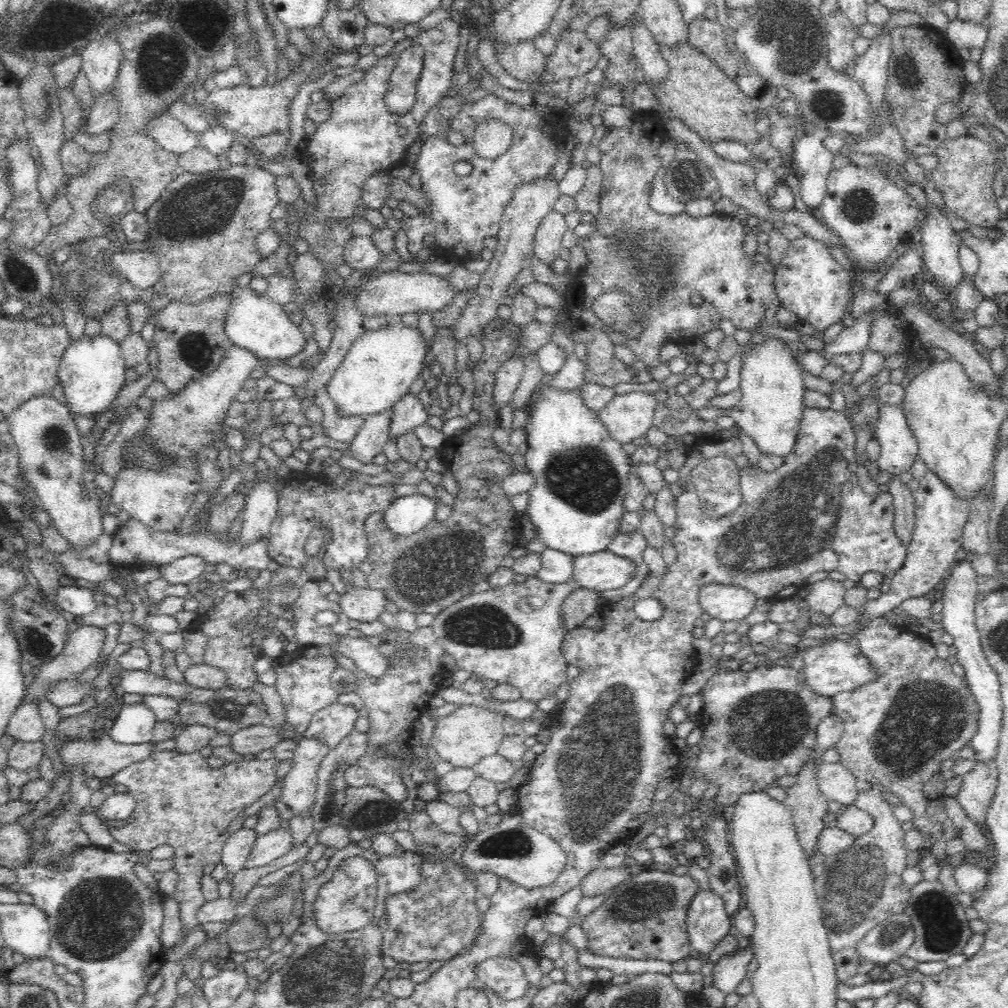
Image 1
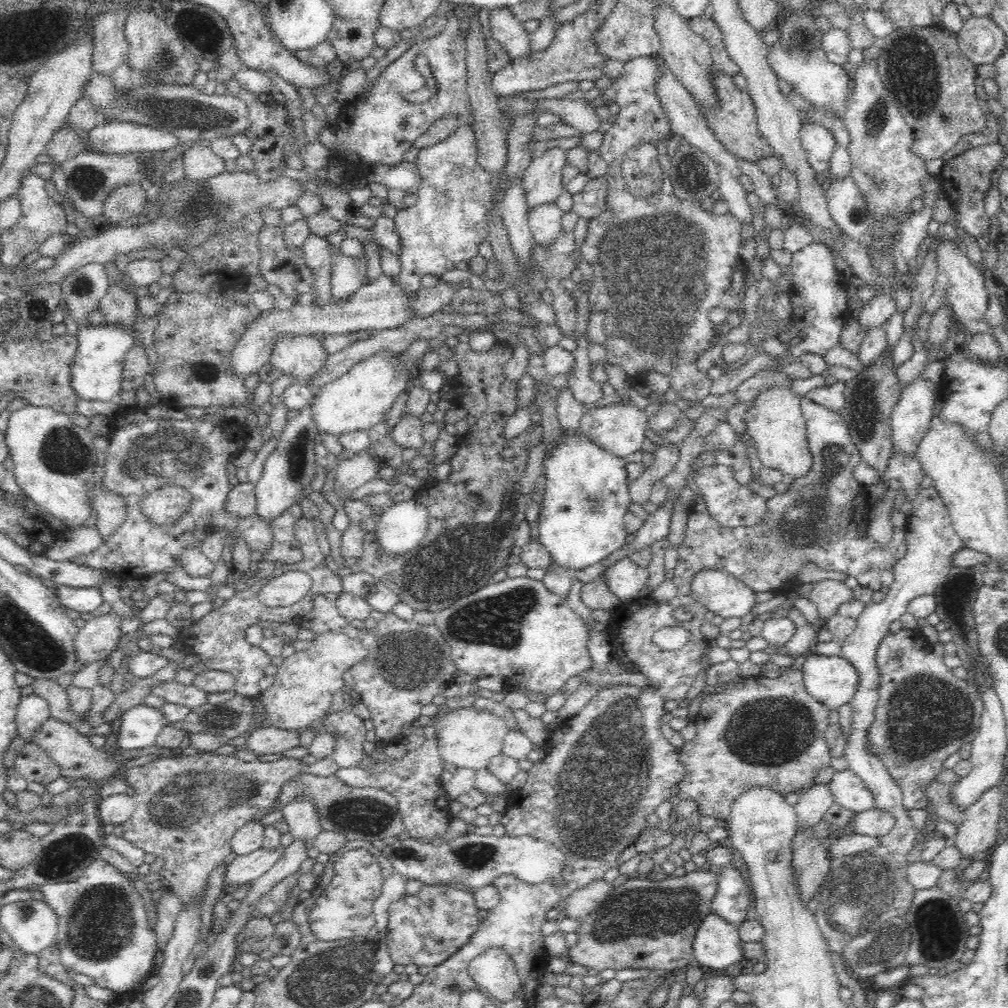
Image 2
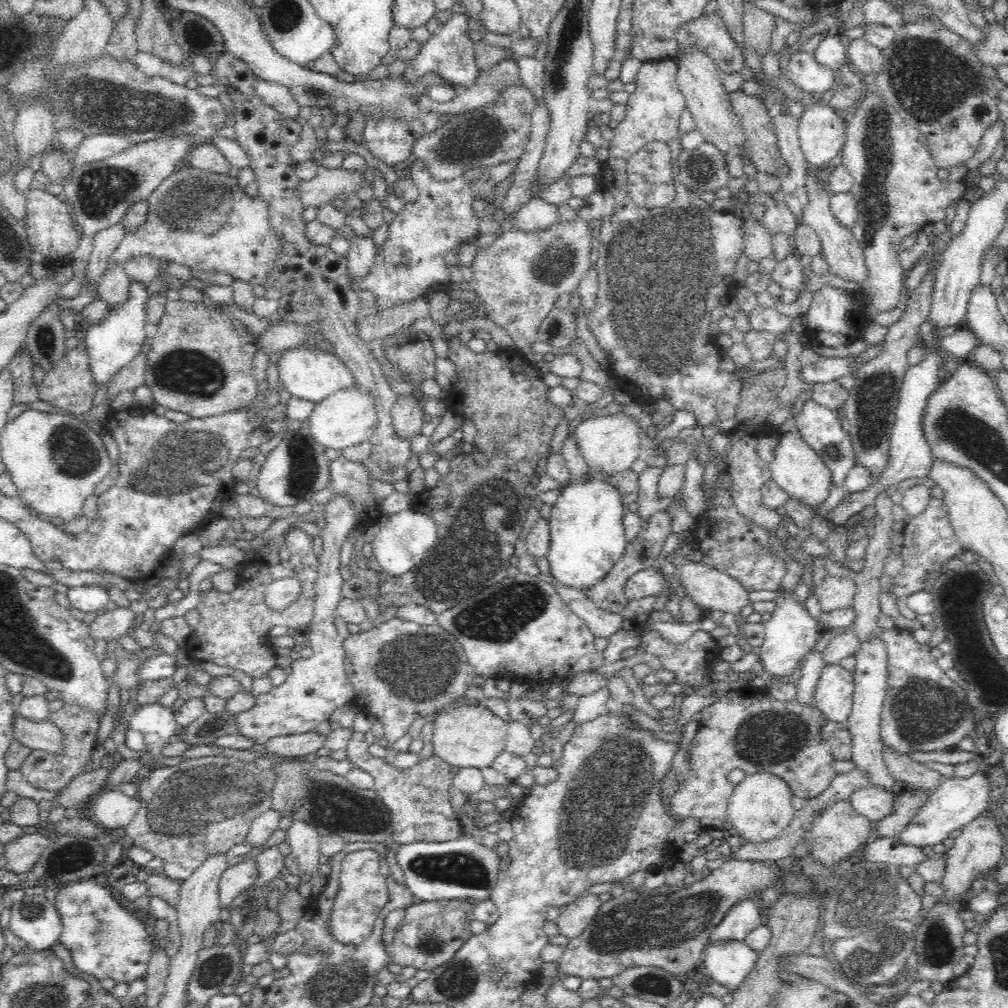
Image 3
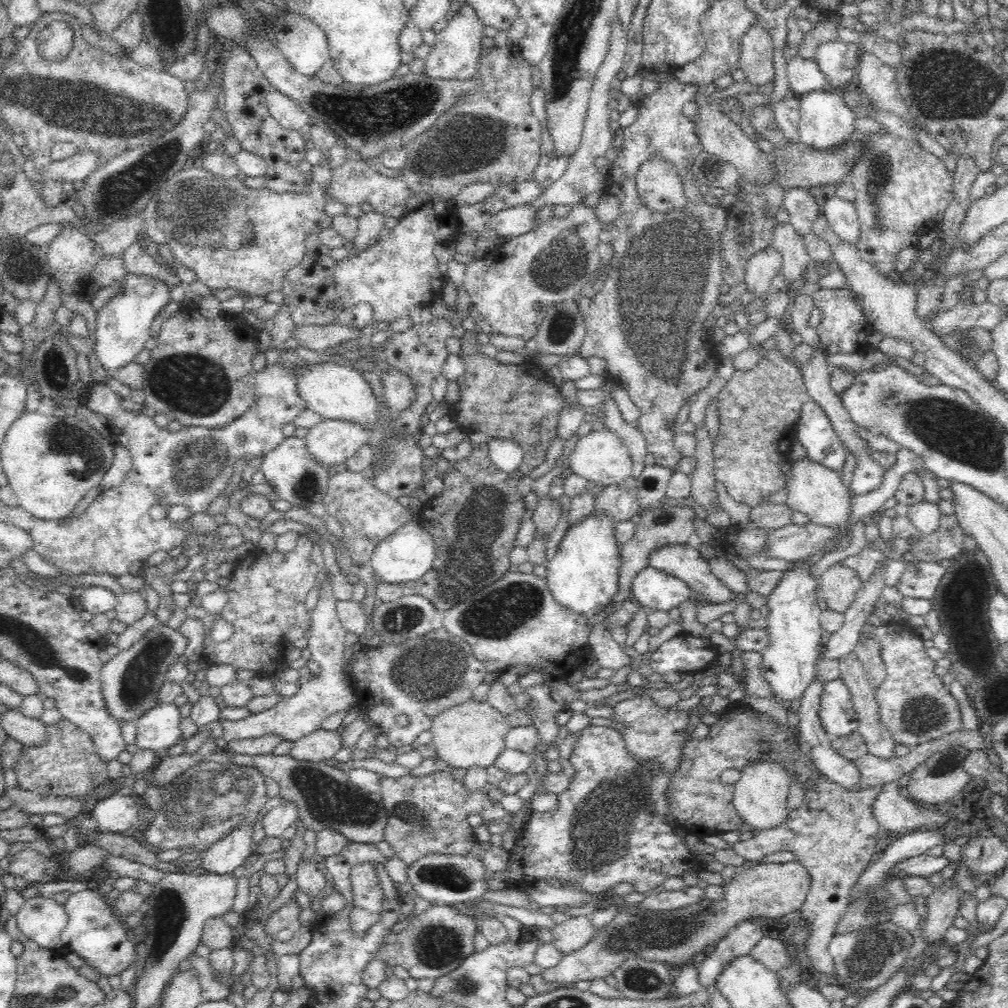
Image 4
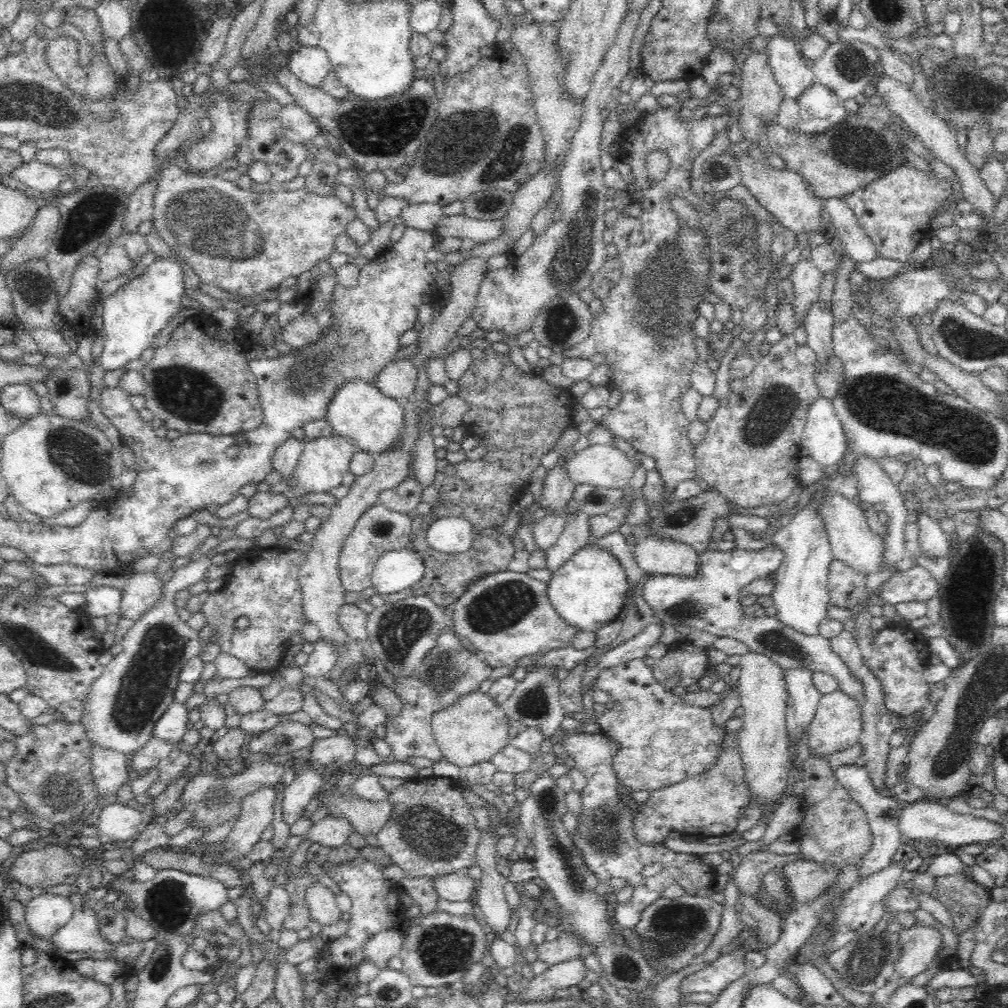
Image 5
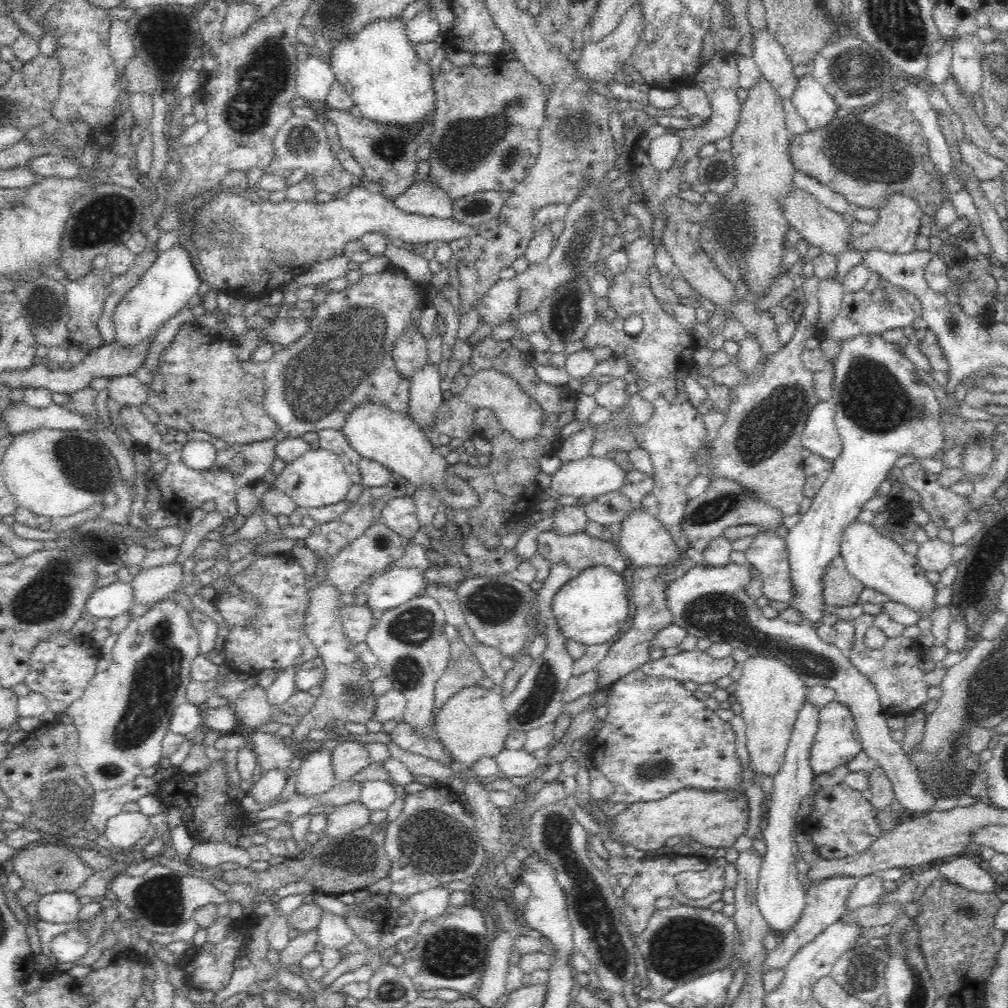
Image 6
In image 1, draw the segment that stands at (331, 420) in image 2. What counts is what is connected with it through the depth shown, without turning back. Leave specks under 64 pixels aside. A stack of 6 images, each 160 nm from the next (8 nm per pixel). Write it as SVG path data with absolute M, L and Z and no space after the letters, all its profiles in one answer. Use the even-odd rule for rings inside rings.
M400 320L392 321L380 330L364 332L327 384L326 391L336 406L336 414L365 419L391 409L409 393L428 357L428 346L423 344L419 330L400 323Z

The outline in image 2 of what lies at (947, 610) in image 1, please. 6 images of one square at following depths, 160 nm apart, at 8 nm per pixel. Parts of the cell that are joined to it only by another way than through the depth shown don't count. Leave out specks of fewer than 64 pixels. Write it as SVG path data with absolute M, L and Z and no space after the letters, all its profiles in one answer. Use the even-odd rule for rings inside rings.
M980 686L980 688L977 688L977 693L983 700L983 713L978 736L970 743L970 759L973 767L968 776L964 778L958 777L956 781L948 785L950 801L954 803L954 807L961 814L966 814L968 808L975 805L989 788L996 787L1000 782L1002 758L1004 758L1007 748L1007 734L1000 699L995 694L995 690L990 688L990 686Z

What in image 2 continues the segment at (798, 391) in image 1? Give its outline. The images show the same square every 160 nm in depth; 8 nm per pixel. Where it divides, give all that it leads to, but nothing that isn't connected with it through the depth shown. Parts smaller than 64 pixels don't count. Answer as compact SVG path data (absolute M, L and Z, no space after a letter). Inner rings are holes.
M782 385L760 393L754 400L754 406L745 414L747 432L755 442L759 459L764 467L774 469L784 475L784 480L801 479L813 467L814 461L806 436L804 417L800 400L790 385Z

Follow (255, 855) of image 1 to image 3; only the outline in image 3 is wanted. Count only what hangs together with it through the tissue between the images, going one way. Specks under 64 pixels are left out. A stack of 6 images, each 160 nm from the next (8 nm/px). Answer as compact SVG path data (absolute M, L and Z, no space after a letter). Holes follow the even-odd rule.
M246 860L228 867L218 880L218 905L220 910L230 910L238 894L249 886L254 887L254 878L258 874L255 860Z

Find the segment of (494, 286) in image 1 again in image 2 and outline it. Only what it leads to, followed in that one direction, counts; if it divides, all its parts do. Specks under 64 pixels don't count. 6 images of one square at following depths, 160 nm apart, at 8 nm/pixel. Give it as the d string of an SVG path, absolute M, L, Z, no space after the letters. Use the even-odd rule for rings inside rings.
M550 147L544 150L541 155L535 155L530 166L525 170L524 189L526 189L526 199L528 199L528 211L534 207L555 202L561 191L562 173L566 166L567 150Z

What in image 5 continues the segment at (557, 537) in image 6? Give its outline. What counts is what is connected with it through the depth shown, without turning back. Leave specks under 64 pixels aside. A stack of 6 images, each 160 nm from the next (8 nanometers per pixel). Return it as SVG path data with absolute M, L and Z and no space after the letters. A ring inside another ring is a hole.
M618 531L604 538L594 538L589 541L588 546L596 546L608 552L626 572L630 588L634 588L644 575L636 565L632 546L622 537Z

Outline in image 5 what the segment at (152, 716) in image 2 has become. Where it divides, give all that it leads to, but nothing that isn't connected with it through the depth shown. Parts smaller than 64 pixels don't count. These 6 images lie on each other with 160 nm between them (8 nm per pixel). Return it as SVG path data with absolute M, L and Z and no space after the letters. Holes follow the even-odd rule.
M174 702L161 716L153 730L153 738L179 743L190 728L188 716L192 716L185 704Z

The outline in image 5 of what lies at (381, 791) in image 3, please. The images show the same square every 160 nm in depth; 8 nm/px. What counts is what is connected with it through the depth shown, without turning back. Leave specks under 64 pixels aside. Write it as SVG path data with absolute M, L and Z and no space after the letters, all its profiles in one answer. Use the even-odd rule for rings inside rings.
M426 777L408 780L388 794L387 800L393 804L393 812L384 827L377 832L378 846L400 866L408 878L434 878L448 873L465 872L476 866L476 852L481 830L477 828L472 815L472 807L464 801L462 789L457 779Z

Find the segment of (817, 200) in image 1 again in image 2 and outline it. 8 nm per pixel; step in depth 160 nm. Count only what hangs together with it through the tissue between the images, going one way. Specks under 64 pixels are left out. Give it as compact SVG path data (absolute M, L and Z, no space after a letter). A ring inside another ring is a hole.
M821 120L819 124L804 122L799 135L808 162L816 173L828 171L832 155L838 146L836 136L823 123Z

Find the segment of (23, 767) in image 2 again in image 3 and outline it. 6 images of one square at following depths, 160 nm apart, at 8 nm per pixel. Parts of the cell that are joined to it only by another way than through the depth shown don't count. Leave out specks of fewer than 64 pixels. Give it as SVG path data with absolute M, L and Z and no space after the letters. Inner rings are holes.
M64 705L60 710L50 713L49 719L64 735L62 752L50 754L46 751L31 751L19 771L34 788L58 792L66 788L77 776L94 770L90 768L90 765L92 751L96 749L99 724L90 711L82 711L76 705Z

